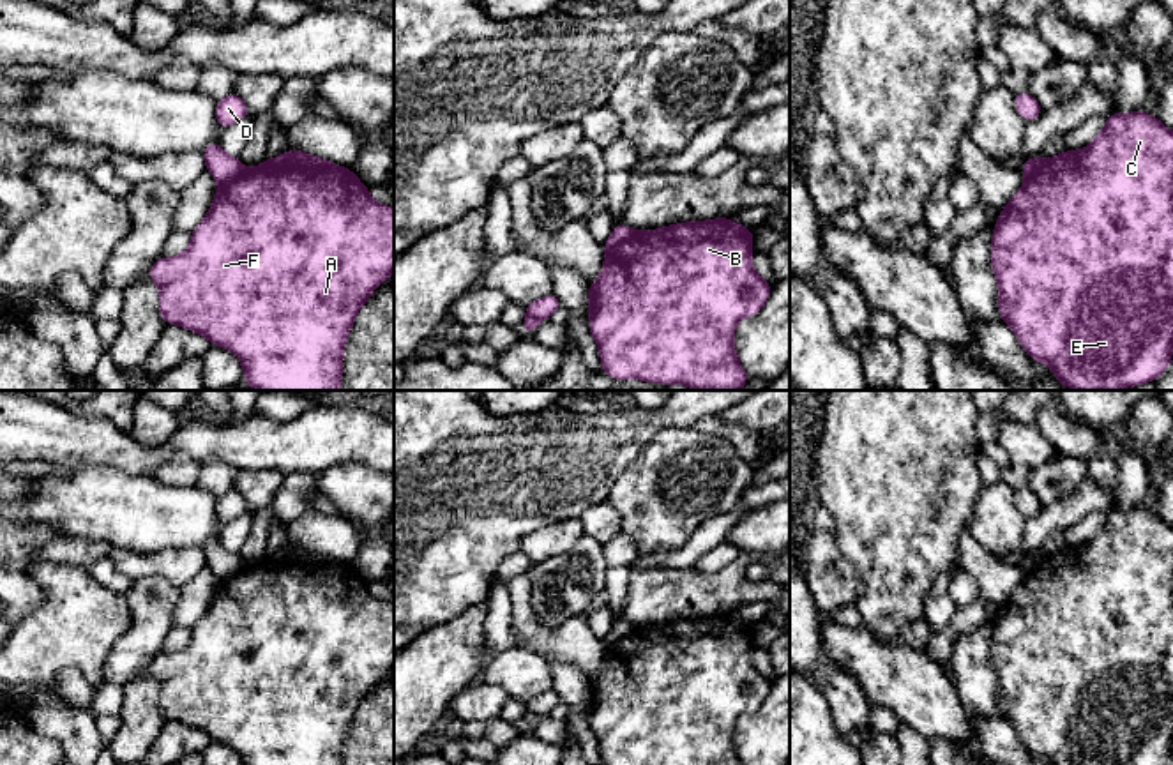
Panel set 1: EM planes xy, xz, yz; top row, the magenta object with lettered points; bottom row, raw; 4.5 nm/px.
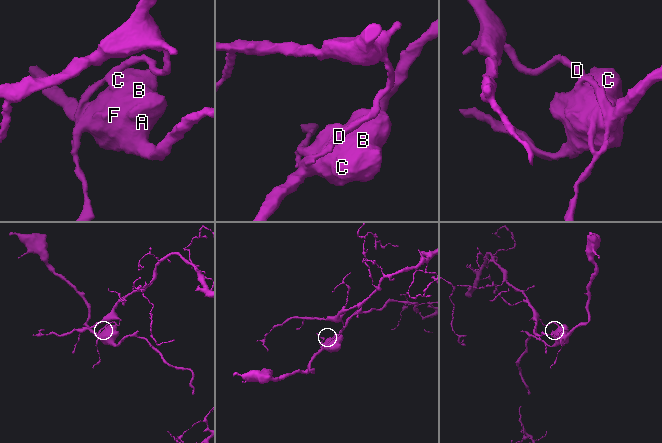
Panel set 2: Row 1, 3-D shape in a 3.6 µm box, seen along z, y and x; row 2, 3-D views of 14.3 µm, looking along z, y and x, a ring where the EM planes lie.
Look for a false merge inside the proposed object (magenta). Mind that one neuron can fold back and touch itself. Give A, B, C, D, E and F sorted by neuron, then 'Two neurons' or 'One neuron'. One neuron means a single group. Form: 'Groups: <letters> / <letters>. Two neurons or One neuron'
Groups: A B C E F / D. Two neurons

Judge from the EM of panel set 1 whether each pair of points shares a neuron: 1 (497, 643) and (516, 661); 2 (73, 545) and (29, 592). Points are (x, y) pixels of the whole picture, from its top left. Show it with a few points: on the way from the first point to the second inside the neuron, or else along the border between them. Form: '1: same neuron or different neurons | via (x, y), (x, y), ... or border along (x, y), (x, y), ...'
1: different neurons | border along (516, 645), (495, 654)
2: different neurons | border along (53, 537), (39, 548), (36, 559)

